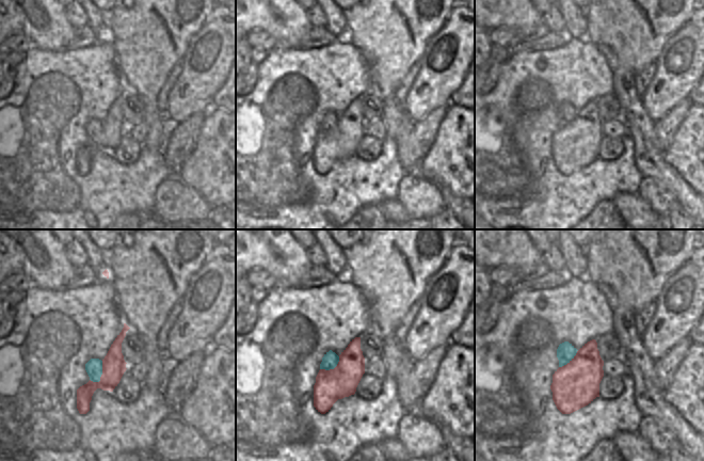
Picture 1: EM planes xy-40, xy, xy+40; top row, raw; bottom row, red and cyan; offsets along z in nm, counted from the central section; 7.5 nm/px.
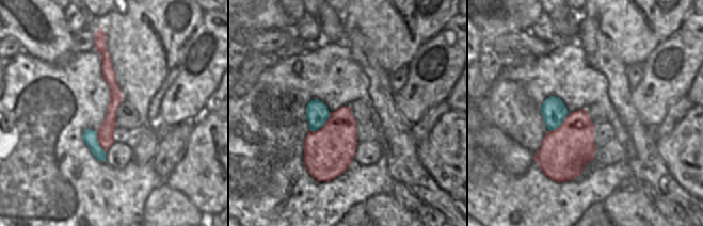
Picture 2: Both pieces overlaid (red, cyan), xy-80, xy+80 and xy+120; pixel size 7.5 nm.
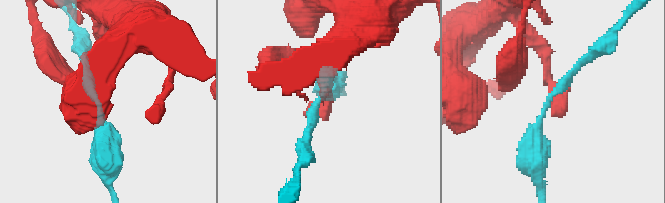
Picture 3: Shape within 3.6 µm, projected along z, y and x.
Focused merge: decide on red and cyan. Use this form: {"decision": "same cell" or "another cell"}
{"decision": "another cell"}

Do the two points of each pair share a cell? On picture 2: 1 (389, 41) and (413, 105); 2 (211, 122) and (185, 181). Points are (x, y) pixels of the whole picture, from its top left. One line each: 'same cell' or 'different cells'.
1: different cells
2: same cell

